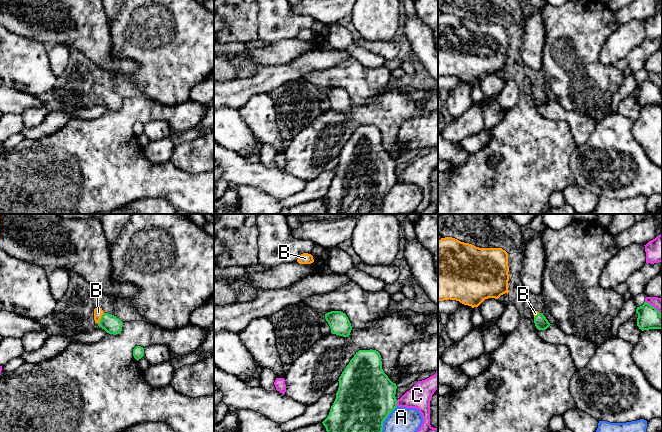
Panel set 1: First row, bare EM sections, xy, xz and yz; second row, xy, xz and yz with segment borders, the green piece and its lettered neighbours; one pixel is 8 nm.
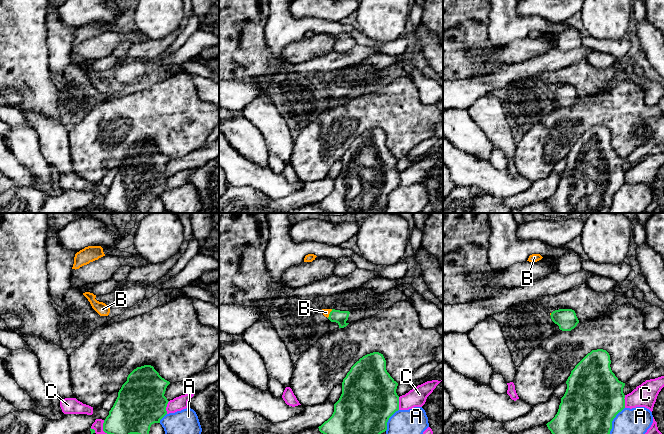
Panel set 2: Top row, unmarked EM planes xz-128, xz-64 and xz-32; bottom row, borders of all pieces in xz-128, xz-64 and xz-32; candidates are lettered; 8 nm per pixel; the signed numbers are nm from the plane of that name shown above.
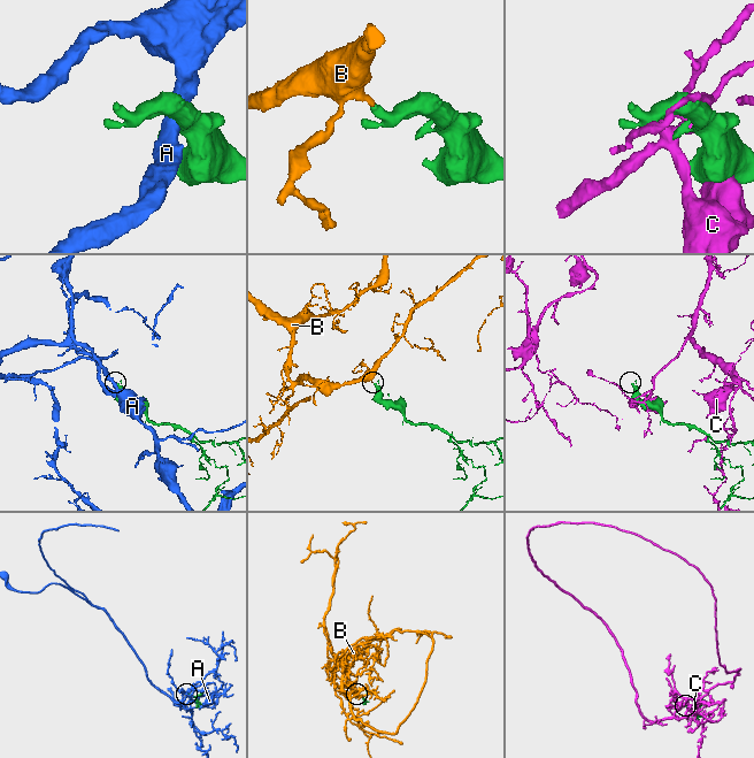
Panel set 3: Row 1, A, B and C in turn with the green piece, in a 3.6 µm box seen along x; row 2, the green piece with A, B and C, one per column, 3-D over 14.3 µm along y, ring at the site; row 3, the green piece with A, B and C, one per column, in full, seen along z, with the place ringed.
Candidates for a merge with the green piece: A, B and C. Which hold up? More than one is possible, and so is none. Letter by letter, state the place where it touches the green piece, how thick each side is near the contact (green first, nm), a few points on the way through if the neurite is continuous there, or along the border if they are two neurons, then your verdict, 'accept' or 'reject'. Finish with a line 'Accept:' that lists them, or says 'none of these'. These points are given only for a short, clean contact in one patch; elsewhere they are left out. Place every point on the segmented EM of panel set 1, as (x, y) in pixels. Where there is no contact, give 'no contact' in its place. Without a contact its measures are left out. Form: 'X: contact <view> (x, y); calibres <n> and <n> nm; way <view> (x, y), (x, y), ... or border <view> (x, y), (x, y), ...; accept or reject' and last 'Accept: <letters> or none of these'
A: contact xz (385, 418); calibres 460 and 200 nm; reject
B: contact xy (101, 318); calibres 150 and 80 nm; way xy (111, 324), (101, 318), (98, 312); accept
C: contact xz (396, 403); calibres 460 and 190 nm; reject
Accept: B

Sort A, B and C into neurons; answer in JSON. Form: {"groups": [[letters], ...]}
{"groups": [["A"], ["B"], ["C"]]}

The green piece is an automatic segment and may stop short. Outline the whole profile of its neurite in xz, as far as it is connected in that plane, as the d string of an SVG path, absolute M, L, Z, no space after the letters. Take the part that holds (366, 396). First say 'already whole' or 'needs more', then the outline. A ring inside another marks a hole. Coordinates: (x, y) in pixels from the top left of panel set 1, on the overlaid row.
already whole; M359 350L341 376L336 399L322 422L327 432L382 432L383 422L397 407L397 386L382 369L381 355L376 350Z

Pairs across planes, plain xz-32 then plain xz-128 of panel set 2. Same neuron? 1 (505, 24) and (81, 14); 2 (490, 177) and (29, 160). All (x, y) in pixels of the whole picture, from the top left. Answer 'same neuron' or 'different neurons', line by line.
1: different neurons
2: different neurons

